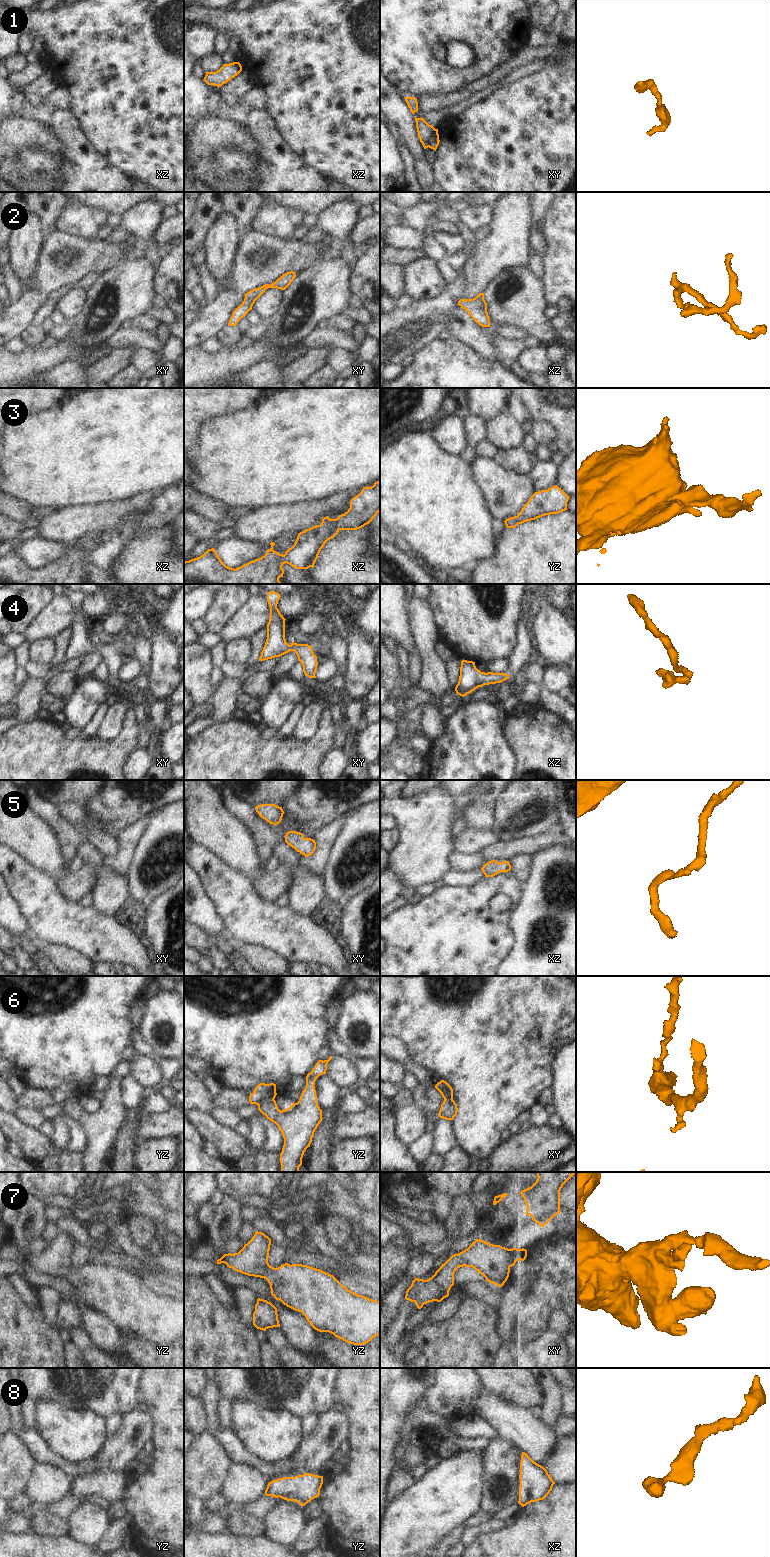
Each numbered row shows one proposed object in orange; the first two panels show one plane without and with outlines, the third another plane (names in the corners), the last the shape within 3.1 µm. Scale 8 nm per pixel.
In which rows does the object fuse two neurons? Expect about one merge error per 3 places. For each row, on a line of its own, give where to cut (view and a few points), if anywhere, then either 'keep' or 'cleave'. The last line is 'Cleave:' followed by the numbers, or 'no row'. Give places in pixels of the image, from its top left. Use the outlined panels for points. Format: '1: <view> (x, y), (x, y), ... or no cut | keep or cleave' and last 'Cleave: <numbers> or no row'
1: xy (435, 129), (427, 141), (427, 146) | cleave
2: no cut | keep
3: no cut | keep
4: no cut | keep
5: no cut | keep
6: yz (273, 1098), (265, 1098), (258, 1105) | cleave
7: no cut | keep
8: no cut | keep
Cleave: 1, 6

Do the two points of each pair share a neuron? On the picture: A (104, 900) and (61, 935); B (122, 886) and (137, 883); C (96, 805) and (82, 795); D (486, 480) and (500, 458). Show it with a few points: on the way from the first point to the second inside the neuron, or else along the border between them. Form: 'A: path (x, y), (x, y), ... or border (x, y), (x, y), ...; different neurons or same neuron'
A: border (93, 905), (98, 910), (114, 918); different neurons
B: border (127, 875), (131, 896); different neurons
C: border (103, 790), (85, 806); different neurons
D: border (493, 459), (498, 465), (517, 475); different neurons

